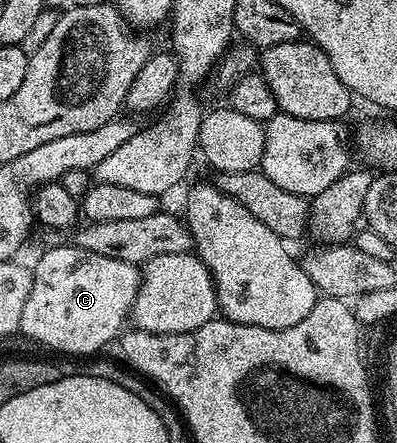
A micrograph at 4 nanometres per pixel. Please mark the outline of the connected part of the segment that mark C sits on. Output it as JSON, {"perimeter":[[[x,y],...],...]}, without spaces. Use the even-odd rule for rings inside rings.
{"perimeter":[[[67,244],[67,246],[54,246],[51,250],[46,250],[42,254],[42,259],[38,263],[33,263],[32,273],[32,292],[28,292],[28,300],[24,304],[24,316],[20,316],[19,331],[24,335],[27,334],[34,342],[39,342],[42,346],[47,346],[50,350],[59,350],[62,354],[90,354],[86,356],[94,356],[97,350],[102,350],[110,341],[117,339],[123,333],[124,327],[130,318],[130,310],[134,306],[134,301],[138,295],[138,289],[142,286],[142,276],[139,267],[133,262],[125,262],[124,260],[112,260],[108,256],[96,256],[96,252],[88,252],[82,250],[79,246]]]}

